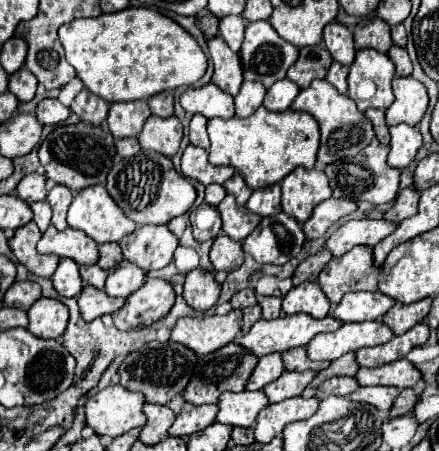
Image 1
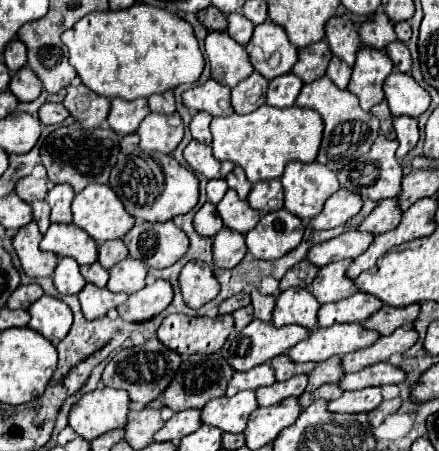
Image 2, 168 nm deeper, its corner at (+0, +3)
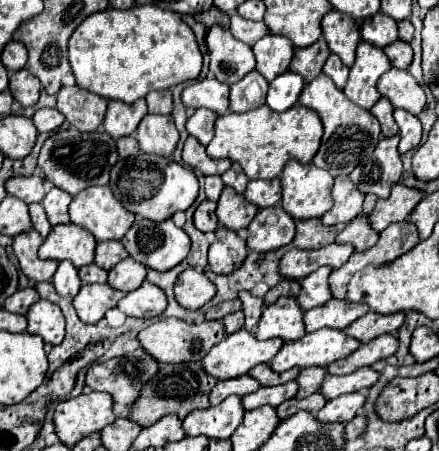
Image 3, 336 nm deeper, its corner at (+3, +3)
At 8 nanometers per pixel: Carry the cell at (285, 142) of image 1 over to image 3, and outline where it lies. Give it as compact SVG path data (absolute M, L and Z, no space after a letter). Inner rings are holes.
M261 105L251 113L221 115L215 123L215 137L207 145L207 153L213 159L231 159L239 163L249 179L275 179L289 159L309 163L319 149L321 135L323 125L315 111L295 105L283 113L275 113L267 105Z

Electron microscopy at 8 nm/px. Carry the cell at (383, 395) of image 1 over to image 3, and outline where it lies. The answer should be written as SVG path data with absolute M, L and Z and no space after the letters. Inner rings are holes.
M347 393L341 397L335 397L325 403L321 411L317 411L317 421L321 423L347 423L351 421L357 411L363 407L365 395L363 393Z

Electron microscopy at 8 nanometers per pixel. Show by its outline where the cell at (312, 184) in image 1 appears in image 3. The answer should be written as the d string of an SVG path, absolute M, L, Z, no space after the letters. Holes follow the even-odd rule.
M289 161L281 173L281 185L281 205L293 219L323 217L333 205L333 177L313 163L303 165L299 161Z

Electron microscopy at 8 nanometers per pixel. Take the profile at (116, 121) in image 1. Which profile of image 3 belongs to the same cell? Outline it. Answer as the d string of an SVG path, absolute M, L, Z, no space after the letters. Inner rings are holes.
M137 99L131 105L127 105L123 101L109 101L103 127L105 127L105 131L113 139L119 139L119 137L135 133L139 121L145 115L147 115L147 103L145 103L145 99Z

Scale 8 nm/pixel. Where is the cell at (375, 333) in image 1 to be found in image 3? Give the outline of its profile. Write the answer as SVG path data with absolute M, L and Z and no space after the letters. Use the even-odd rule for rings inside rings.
M319 329L315 333L307 333L299 341L285 343L283 349L269 361L269 367L277 373L291 367L327 367L333 361L351 355L359 345L359 341L347 337L343 331Z

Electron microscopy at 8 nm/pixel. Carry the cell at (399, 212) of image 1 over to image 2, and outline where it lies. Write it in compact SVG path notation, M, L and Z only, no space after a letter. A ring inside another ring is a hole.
M384 199L376 205L376 209L364 219L364 223L358 227L360 231L370 231L374 235L378 233L386 233L390 229L394 229L400 221L402 221L402 209L394 199Z

